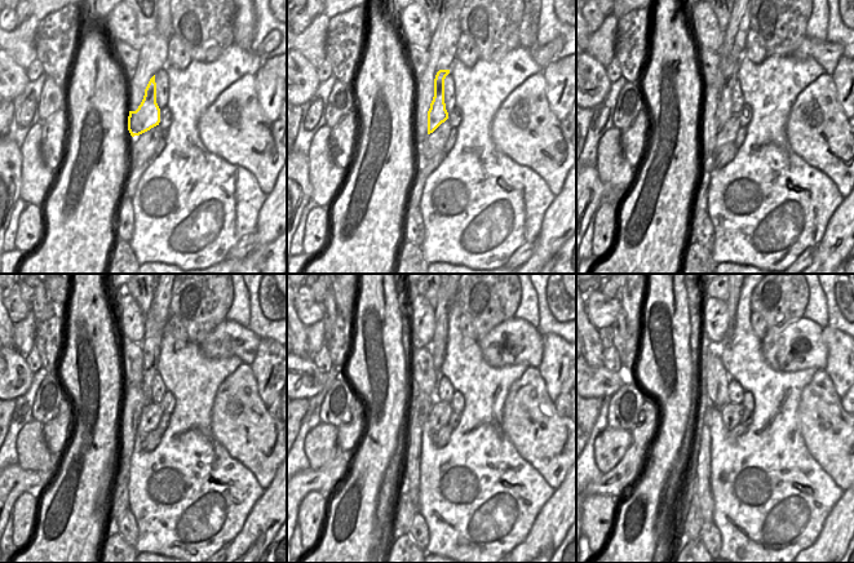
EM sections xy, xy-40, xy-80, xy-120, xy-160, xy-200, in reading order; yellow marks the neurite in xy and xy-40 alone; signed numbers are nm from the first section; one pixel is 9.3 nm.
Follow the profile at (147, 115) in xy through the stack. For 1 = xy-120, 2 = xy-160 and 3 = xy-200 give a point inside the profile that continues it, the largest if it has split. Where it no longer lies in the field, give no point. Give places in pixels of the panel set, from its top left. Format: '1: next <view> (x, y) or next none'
1: next xy-120 (150, 344)
2: next xy-160 (437, 348)
3: next xy-200 (733, 300)

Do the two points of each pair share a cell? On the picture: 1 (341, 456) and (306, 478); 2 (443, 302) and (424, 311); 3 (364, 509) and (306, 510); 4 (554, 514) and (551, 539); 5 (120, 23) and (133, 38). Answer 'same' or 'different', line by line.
1: same
2: different
3: different
4: same
5: same

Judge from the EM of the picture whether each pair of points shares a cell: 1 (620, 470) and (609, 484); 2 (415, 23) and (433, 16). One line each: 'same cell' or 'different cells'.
1: same cell
2: different cells

